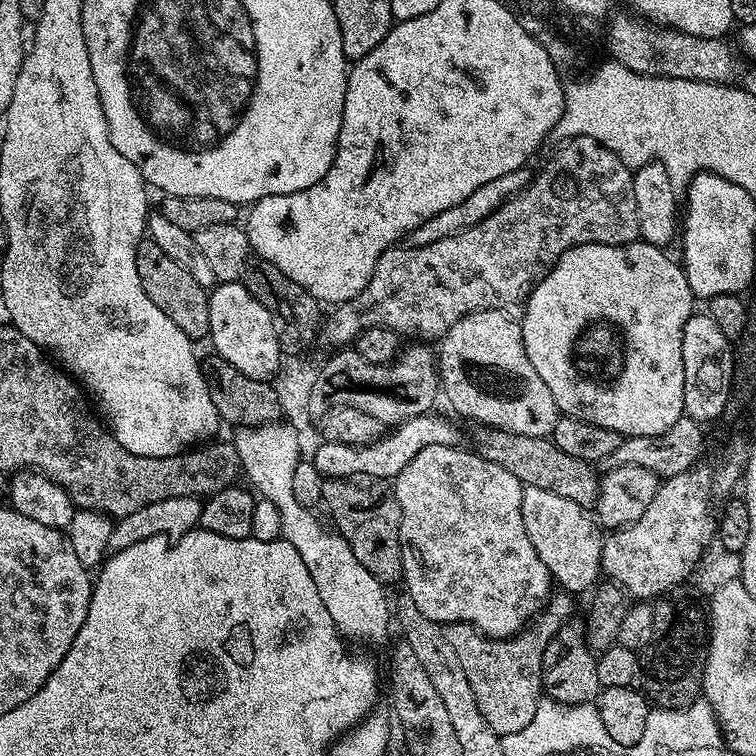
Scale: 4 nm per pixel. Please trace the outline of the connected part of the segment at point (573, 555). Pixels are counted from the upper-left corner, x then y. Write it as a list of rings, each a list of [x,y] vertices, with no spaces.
[[[538,486],[525,488],[522,522],[526,526],[526,534],[530,534],[530,543],[534,545],[534,550],[538,550],[538,558],[546,562],[546,570],[559,587],[560,584],[564,587],[561,589],[565,593],[584,592],[601,579],[600,559],[605,541],[602,529],[585,509],[570,502],[570,498],[550,494],[550,490],[538,490]]]

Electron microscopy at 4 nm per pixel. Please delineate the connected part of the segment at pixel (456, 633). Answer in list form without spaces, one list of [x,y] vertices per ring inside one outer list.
[[[568,594],[549,596],[540,613],[528,621],[527,628],[507,640],[491,640],[470,624],[443,625],[446,642],[454,646],[454,654],[458,654],[462,670],[470,678],[482,718],[499,736],[518,734],[518,730],[530,726],[542,699],[542,654],[562,625],[573,619],[572,600]]]

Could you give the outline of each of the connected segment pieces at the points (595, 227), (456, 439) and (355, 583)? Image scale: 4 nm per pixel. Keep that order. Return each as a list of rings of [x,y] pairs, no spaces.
[[[574,136],[563,141],[564,144],[552,156],[552,161],[548,164],[548,172],[536,172],[533,175],[532,183],[527,184],[517,196],[508,197],[507,202],[496,208],[482,222],[478,222],[470,230],[459,232],[453,236],[441,235],[439,238],[433,238],[430,246],[421,248],[410,248],[407,246],[393,246],[386,249],[378,258],[374,266],[374,274],[370,274],[370,282],[352,300],[347,300],[344,304],[335,305],[331,309],[332,317],[325,319],[322,324],[322,336],[333,344],[333,349],[340,350],[345,346],[351,345],[356,337],[363,334],[370,326],[382,326],[383,328],[393,328],[401,337],[415,338],[420,342],[436,342],[444,337],[466,314],[471,312],[485,312],[494,310],[495,312],[504,312],[513,318],[523,317],[524,306],[528,302],[528,295],[546,278],[546,274],[558,262],[566,250],[570,250],[579,244],[635,244],[640,240],[640,231],[638,230],[638,205],[634,202],[634,182],[632,181],[633,169],[627,168],[620,158],[615,156],[609,148],[602,142],[594,138],[585,136]]]
[[[425,414],[404,420],[372,444],[343,444],[324,440],[317,446],[316,453],[311,453],[311,462],[330,480],[351,481],[353,478],[367,478],[372,482],[395,481],[396,476],[402,474],[402,470],[406,470],[410,462],[414,462],[415,456],[426,450],[426,446],[461,447],[459,430],[446,417],[436,415]]]
[[[273,422],[260,424],[257,428],[237,427],[235,429],[234,443],[243,475],[245,477],[248,475],[247,483],[276,507],[276,512],[280,515],[279,535],[286,542],[290,542],[290,546],[294,546],[298,554],[302,554],[302,562],[306,562],[306,570],[310,570],[310,578],[314,578],[314,586],[318,586],[318,595],[322,597],[330,618],[334,618],[334,626],[341,636],[345,638],[353,636],[356,640],[380,640],[388,632],[388,616],[390,620],[390,604],[388,608],[388,600],[384,597],[385,585],[376,580],[374,574],[370,574],[370,570],[366,570],[366,566],[358,562],[358,558],[354,558],[354,550],[350,550],[350,546],[339,534],[332,530],[320,532],[319,526],[312,524],[311,518],[308,517],[311,515],[306,514],[306,509],[298,506],[294,498],[294,490],[290,490],[290,478],[294,478],[294,466],[298,466],[302,458],[300,436],[290,425],[284,423]]]

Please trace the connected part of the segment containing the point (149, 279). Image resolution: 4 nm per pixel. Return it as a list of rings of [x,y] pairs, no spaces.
[[[150,239],[140,241],[138,250],[134,254],[134,266],[138,266],[138,278],[142,282],[142,290],[146,290],[146,298],[182,330],[182,334],[189,336],[193,342],[200,342],[205,339],[210,330],[210,306],[208,298],[209,289],[198,286],[195,280],[183,266],[178,266],[178,262],[173,262],[161,248],[158,242]]]

